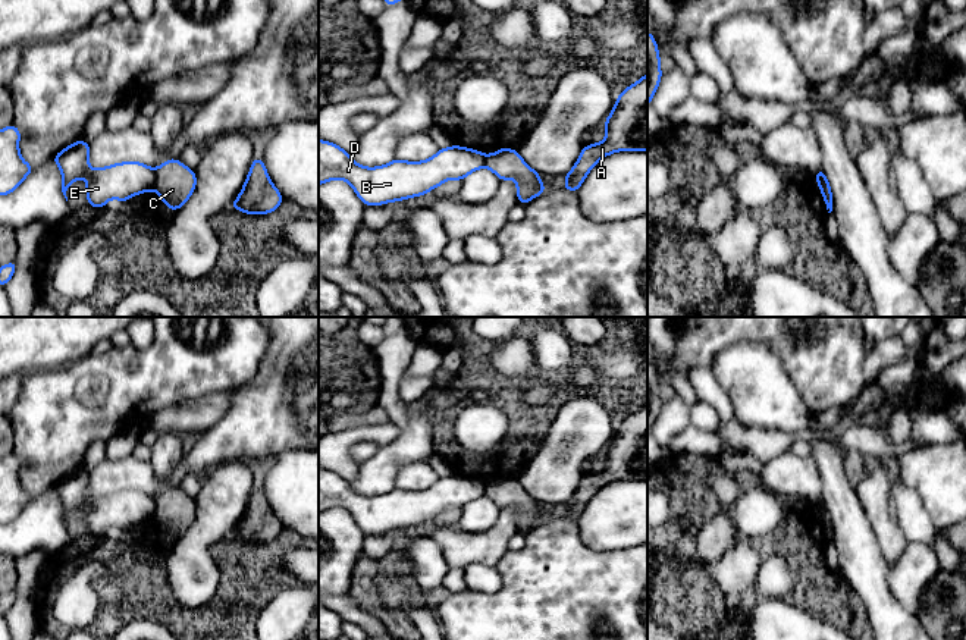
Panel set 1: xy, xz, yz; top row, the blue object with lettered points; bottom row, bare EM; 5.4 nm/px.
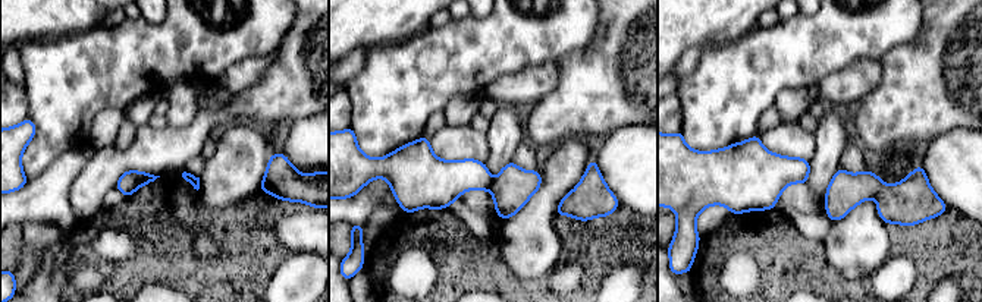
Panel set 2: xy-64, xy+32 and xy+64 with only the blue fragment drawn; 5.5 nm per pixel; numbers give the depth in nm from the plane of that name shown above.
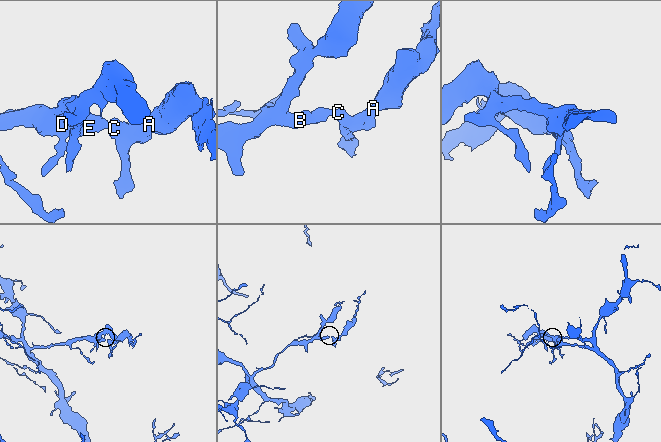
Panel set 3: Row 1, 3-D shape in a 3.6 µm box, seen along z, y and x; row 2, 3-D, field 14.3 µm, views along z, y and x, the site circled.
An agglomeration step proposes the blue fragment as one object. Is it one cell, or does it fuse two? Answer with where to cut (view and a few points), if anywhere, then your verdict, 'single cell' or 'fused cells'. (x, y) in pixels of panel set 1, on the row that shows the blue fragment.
cut xy (154, 171), (154, 185), (151, 188); fused cells

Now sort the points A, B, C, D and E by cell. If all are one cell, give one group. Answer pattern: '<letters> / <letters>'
A C / B D E

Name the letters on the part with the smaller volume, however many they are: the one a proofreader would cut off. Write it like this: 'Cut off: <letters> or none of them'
Cut off: A, C

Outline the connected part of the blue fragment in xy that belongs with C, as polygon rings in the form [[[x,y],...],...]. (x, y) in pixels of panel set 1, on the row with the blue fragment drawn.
[[[169,159],[156,170],[153,191],[170,210],[179,210],[194,194],[197,185],[195,170],[191,170],[178,159]]]

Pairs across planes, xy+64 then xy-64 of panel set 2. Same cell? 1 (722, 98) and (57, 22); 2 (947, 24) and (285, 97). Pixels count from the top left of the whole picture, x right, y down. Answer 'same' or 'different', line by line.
1: different
2: same

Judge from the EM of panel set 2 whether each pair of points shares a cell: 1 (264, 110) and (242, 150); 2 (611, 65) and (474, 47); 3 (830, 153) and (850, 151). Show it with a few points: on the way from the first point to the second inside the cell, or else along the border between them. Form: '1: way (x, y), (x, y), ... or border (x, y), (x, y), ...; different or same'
1: border (253, 123), (232, 123), (219, 134); different
2: border (592, 41), (579, 50), (567, 52), (555, 60); different
3: border (849, 142), (838, 166); different

